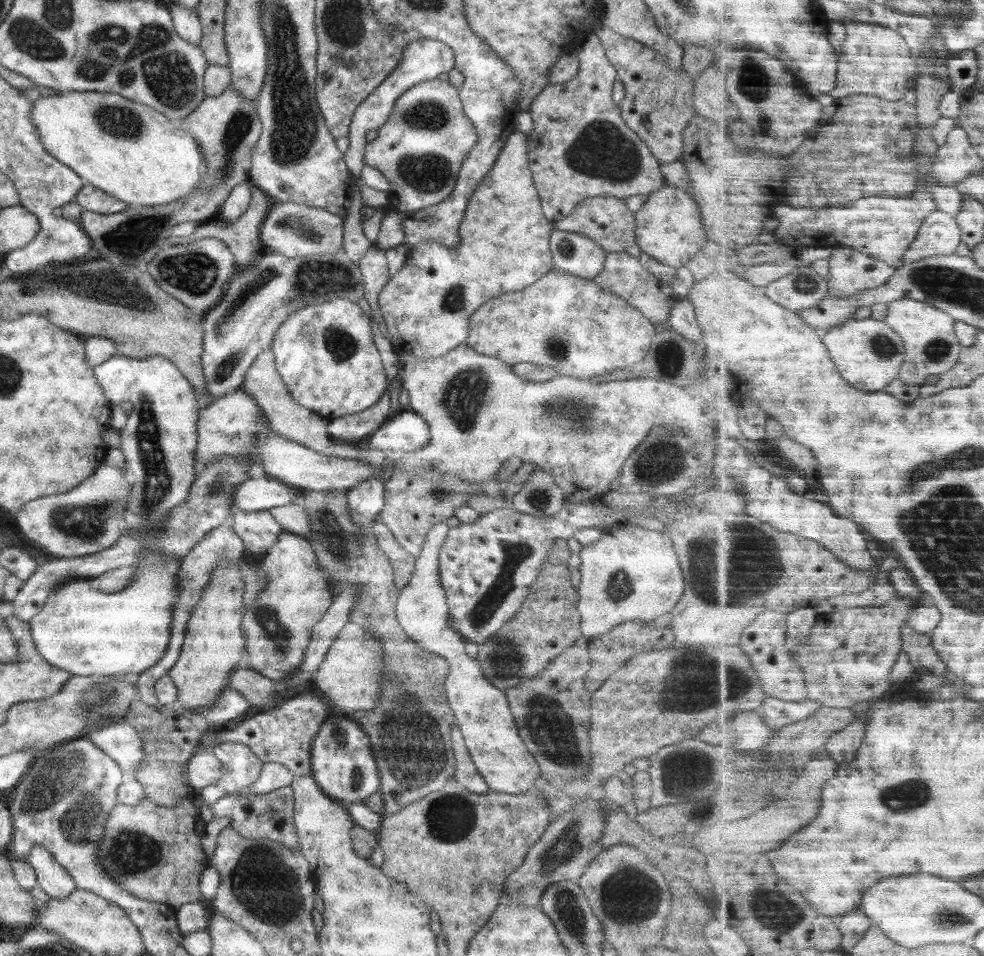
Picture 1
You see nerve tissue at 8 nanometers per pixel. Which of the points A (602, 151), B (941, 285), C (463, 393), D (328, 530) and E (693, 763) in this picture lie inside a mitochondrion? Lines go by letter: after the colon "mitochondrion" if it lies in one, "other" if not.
A: mitochondrion
B: mitochondrion
C: mitochondrion
D: mitochondrion
E: mitochondrion

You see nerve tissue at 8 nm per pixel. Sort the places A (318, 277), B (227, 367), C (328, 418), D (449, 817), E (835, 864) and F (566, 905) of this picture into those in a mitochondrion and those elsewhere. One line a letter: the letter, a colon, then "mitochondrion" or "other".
A: mitochondrion
B: mitochondrion
C: other
D: mitochondrion
E: other
F: mitochondrion

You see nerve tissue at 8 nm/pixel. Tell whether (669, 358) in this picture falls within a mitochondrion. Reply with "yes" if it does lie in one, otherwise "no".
yes

